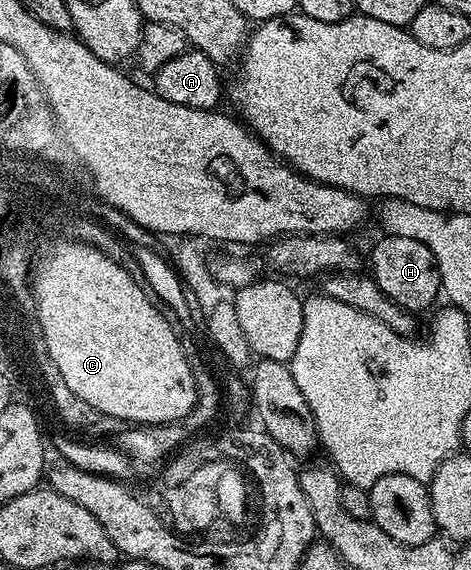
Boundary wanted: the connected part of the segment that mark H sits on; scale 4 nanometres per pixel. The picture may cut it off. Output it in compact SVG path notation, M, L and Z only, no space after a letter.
M384 234L371 247L371 269L369 275L380 287L385 297L391 298L397 305L412 313L420 313L426 307L435 303L435 298L440 298L440 275L437 261L428 246L411 237Z

